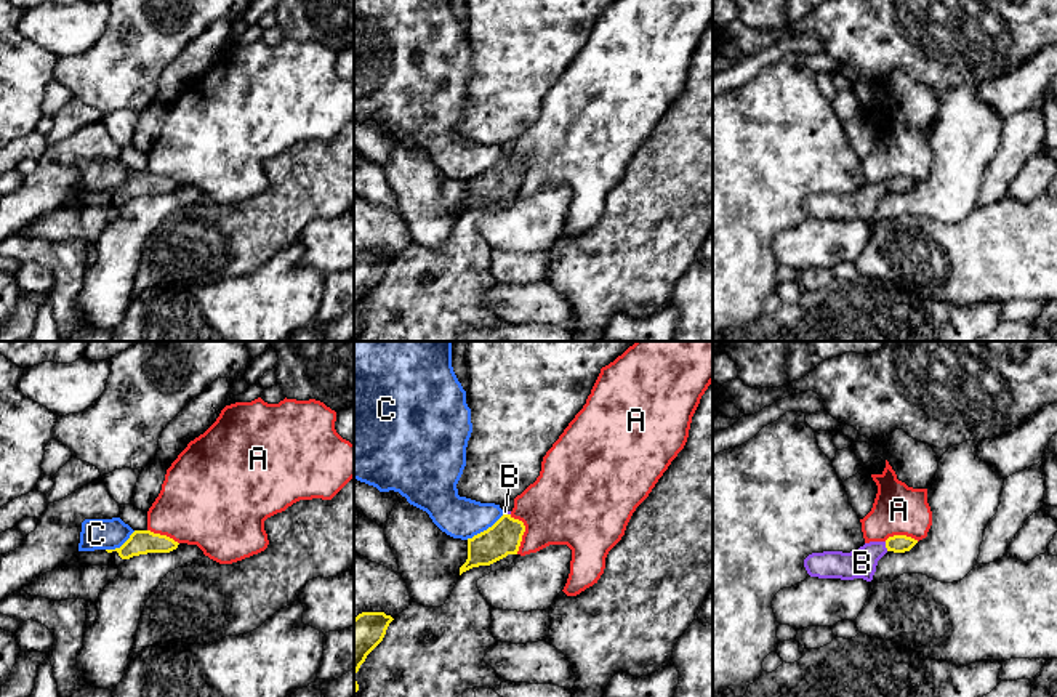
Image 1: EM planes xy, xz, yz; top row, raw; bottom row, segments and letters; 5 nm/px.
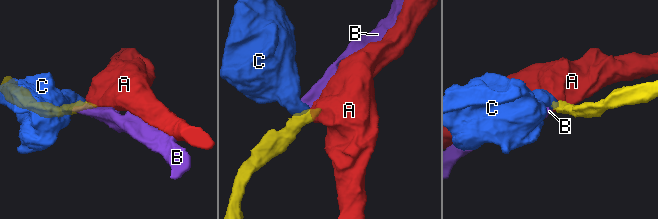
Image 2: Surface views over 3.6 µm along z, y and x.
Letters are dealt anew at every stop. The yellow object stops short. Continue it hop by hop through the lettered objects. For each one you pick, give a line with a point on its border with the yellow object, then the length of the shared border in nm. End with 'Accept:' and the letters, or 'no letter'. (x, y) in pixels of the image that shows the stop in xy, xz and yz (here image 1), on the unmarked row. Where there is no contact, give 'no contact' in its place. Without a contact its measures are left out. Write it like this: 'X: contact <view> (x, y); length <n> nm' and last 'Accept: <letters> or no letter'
B: contact yz (886, 188); length 50 nm
Accept: B

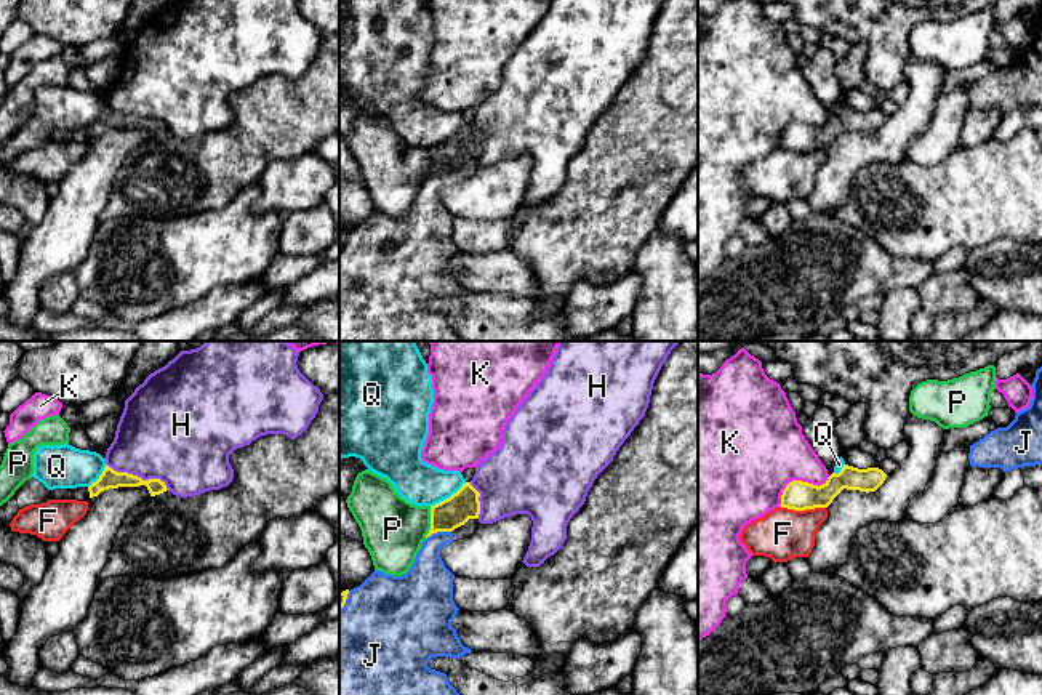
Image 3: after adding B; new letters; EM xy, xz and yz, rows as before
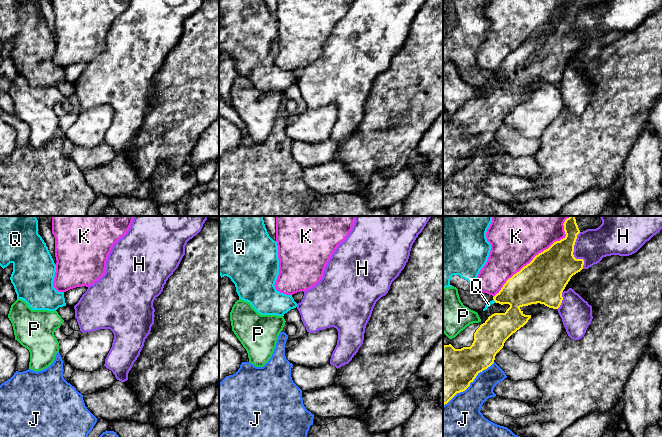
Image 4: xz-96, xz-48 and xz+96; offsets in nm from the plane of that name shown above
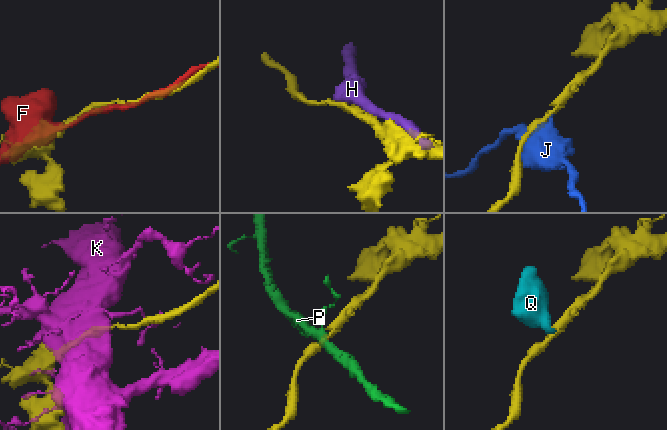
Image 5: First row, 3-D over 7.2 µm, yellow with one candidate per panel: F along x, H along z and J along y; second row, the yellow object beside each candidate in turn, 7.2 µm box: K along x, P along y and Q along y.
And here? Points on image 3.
Accept: no letter

